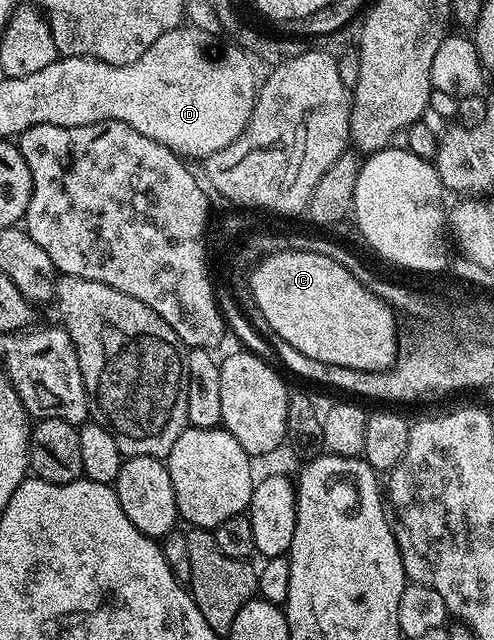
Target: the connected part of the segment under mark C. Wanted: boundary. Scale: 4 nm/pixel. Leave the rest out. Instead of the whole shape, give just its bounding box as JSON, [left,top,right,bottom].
[248,250,399,371]

